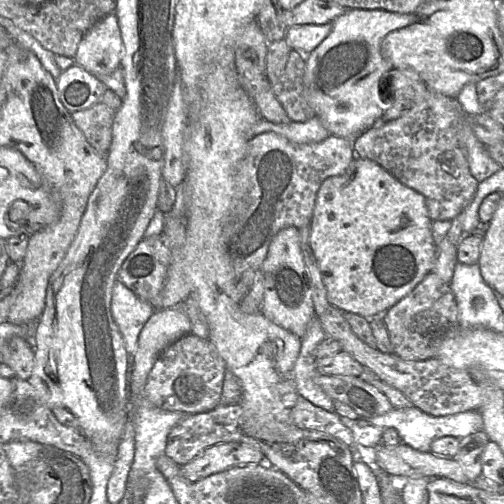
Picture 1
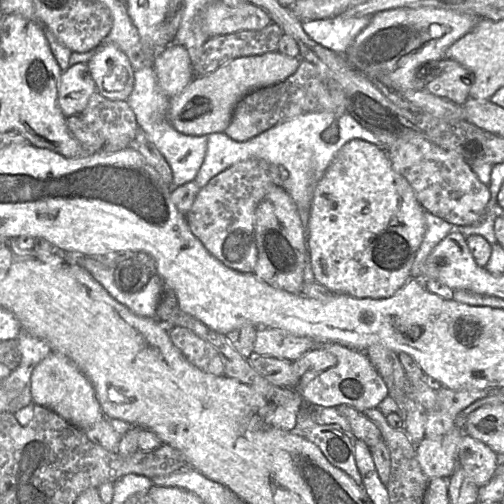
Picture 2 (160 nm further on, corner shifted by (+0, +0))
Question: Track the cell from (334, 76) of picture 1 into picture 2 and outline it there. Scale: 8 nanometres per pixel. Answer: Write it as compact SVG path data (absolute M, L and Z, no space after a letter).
M402 7L402 8L395 8L395 9L391 9L391 10L382 11L382 12L377 13L372 16L371 21L368 24L368 26L365 27L356 36L353 43L350 45L350 47L345 52L344 57L352 67L354 67L356 70L358 70L362 73L365 73L365 74L388 74L391 81L403 89L424 90L423 81L418 76L418 71L419 71L420 67L429 63L429 62L444 59L446 50L453 43L455 43L458 39L460 39L462 36L467 34L468 32L470 32L480 19L485 19L485 18L480 18L480 17L470 14L470 13L463 13L463 12L457 12L457 11L453 11L453 10L433 8L433 7L419 7L419 8Z

